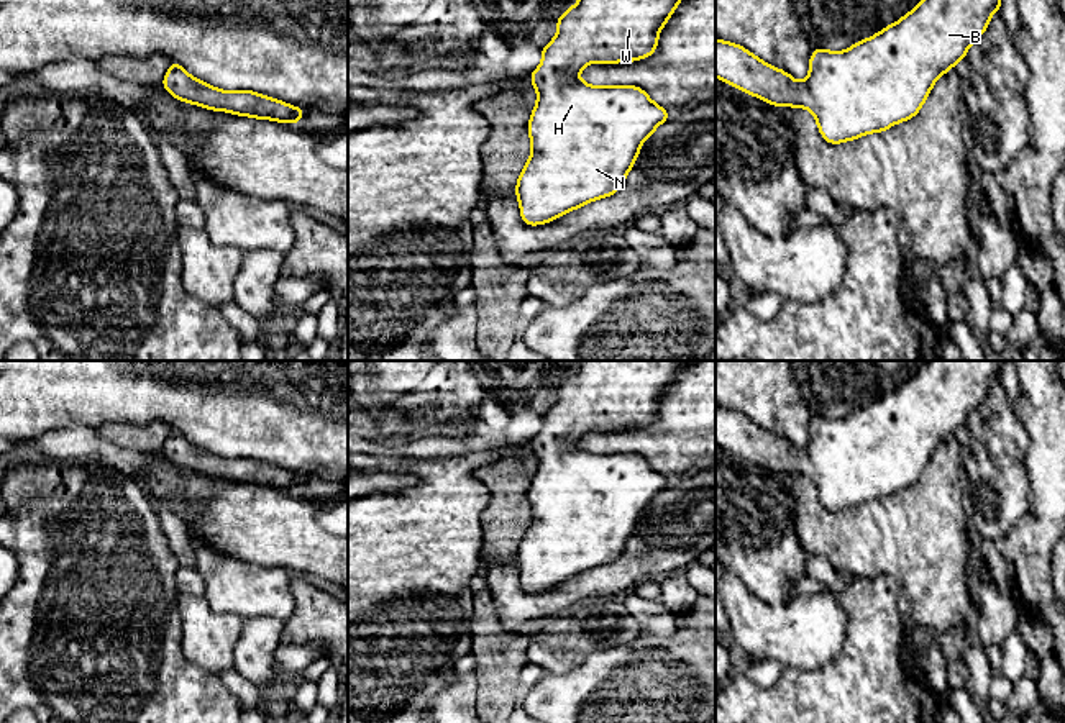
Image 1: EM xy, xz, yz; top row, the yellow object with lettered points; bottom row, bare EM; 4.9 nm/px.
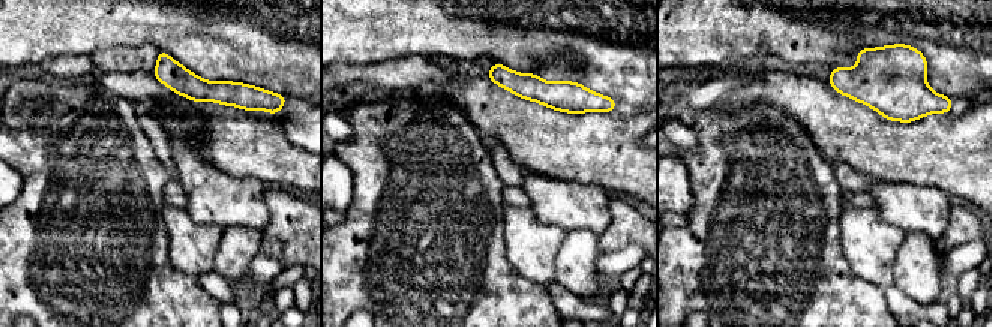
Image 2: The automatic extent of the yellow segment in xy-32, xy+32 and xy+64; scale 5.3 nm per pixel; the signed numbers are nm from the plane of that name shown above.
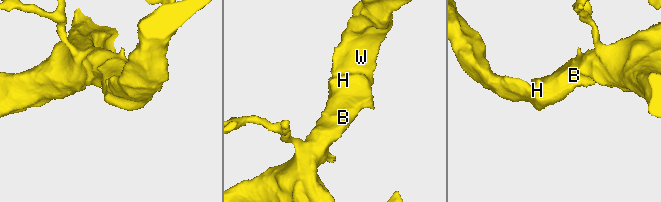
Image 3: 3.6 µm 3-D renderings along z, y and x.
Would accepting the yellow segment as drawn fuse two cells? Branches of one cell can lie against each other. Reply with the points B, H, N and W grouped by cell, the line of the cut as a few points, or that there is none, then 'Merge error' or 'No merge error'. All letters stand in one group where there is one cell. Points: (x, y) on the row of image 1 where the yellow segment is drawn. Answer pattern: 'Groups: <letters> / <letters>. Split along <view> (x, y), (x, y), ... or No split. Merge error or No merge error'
Groups: B H N W. No split. No merge error

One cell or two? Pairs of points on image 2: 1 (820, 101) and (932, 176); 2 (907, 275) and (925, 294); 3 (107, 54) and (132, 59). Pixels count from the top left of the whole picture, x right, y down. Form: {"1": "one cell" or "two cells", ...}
{"1": "one cell", "2": "one cell", "3": "one cell"}

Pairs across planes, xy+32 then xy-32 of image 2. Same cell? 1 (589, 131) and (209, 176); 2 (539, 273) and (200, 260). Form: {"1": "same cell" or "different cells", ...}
{"1": "different cells", "2": "same cell"}

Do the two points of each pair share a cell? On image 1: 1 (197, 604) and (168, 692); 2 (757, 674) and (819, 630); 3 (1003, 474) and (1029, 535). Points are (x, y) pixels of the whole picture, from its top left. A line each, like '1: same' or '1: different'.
1: different
2: different
3: different

